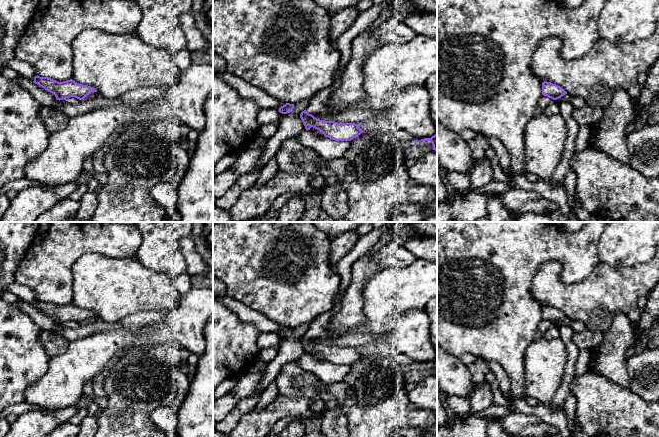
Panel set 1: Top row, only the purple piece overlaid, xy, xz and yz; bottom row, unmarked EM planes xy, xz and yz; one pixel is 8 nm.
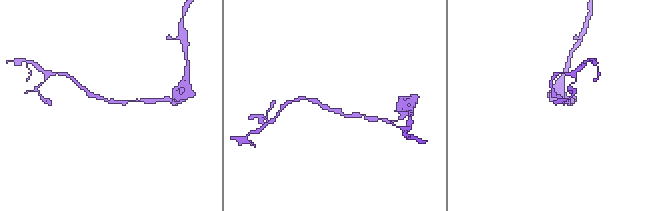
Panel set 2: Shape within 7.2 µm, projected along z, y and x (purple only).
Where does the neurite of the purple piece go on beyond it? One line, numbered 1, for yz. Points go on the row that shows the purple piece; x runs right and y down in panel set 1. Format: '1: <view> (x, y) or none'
1: none

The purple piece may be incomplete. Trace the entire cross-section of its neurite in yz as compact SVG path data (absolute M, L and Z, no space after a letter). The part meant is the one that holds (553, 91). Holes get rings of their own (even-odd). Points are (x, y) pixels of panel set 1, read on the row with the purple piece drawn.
M542 82L542 95L557 100L565 94L567 94L567 92L562 87L551 82Z

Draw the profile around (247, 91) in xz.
M227 69L221 71L213 70L213 76L228 83L242 98L254 101L260 108L278 110L287 103L268 95L260 88L249 84L242 78L229 72Z

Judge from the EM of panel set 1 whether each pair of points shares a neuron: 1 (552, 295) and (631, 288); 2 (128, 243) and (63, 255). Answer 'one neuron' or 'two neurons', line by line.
1: one neuron
2: one neuron

